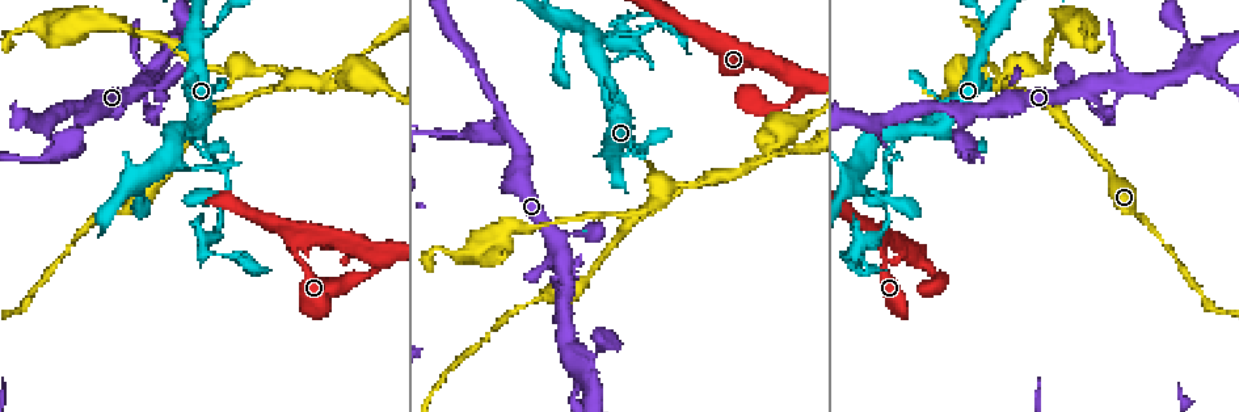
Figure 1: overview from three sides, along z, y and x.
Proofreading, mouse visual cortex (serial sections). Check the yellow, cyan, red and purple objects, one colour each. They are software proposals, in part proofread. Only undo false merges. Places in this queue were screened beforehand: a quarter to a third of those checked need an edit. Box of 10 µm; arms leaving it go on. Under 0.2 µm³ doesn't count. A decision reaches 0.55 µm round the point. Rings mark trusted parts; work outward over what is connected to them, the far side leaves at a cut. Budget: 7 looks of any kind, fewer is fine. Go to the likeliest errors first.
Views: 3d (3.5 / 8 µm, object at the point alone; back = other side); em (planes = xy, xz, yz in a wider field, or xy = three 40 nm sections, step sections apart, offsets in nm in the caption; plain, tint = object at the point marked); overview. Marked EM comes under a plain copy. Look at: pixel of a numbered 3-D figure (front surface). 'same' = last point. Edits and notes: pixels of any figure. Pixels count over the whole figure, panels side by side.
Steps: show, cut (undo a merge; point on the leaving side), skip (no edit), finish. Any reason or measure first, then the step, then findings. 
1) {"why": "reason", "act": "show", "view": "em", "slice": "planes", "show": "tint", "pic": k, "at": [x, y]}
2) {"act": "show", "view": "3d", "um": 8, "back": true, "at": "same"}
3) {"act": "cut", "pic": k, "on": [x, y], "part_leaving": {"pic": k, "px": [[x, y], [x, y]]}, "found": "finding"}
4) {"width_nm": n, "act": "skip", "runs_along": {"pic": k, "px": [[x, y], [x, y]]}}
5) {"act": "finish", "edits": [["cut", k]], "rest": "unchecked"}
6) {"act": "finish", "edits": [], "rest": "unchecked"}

{"why": "two arms in line, one across", "act": "show", "view": "3d", "um": 3.5, "pic": 1, "at": [284, 83]}

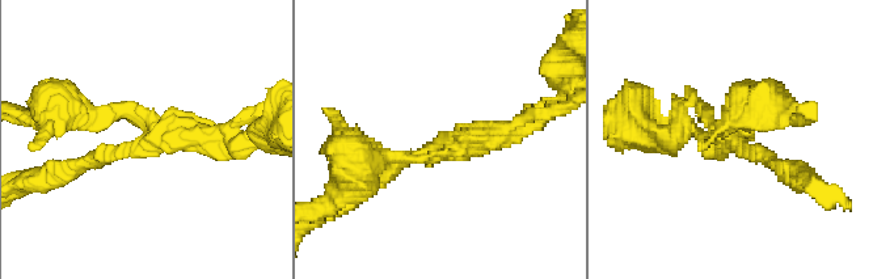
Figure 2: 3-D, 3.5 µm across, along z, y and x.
{"arms": 3, "arm_widths_nm": [150, 200, 300], "act": "show", "view": "em", "slice": "xy", "step": 5, "show": "tint", "pic": 2, "at": [737, 139]}

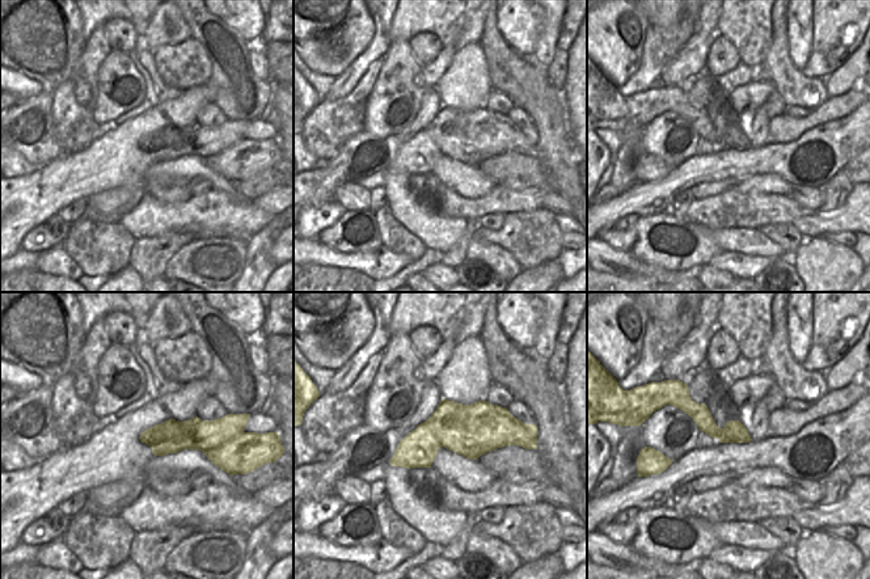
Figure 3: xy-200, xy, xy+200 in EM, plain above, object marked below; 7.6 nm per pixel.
{"width_nm": 400, "act": "cut", "pic": 2, "on": [561, 47], "part_leaving": {"pic": 2, "px": [[151, 131], [126, 111], [54, 111]]}, "found": "two cells meet here"}

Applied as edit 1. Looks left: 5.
{"why": "a fork", "act": "show", "view": "3d", "um": 3.5, "back": true, "pic": 1, "at": [713, 51]}

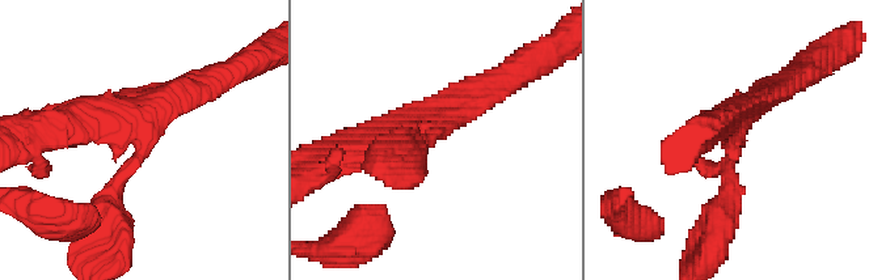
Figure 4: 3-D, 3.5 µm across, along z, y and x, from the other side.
{"act": "show", "view": "em", "slice": "xy", "step": 1, "show": "tint", "pic": 4, "at": [432, 133]}

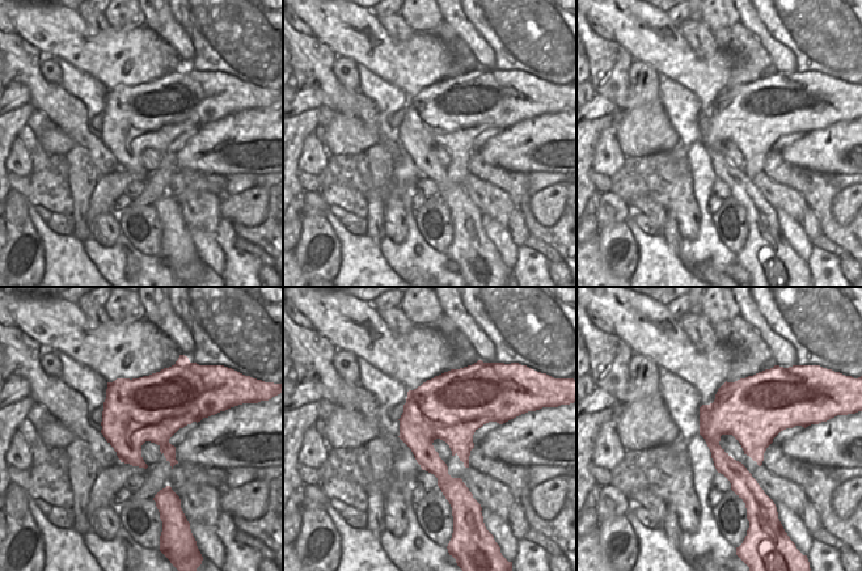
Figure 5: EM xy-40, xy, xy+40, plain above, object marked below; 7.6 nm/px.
{"act": "skip", "runs_along": {"pic": 4, "px": [[108, 211], [143, 141], [63, 122]]}, "found": "one cell here"}

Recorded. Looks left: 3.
{"why": "thin neck", "act": "show", "view": "3d", "um": 3.5, "back": true, "pic": 1, "at": [964, 114]}

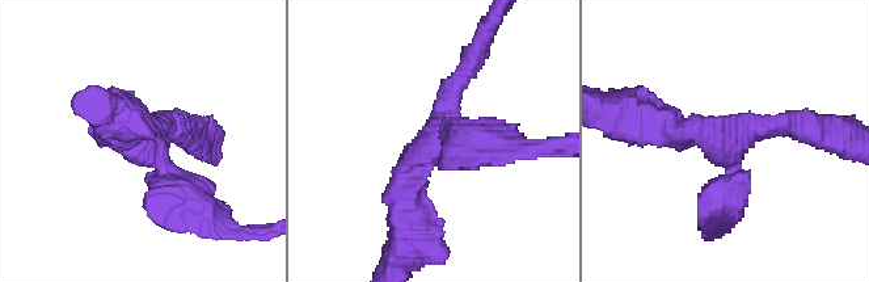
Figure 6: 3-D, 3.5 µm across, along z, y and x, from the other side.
{"arms": 3, "arm_widths_nm": [250, 350, 400], "act": "show", "view": "em", "slice": "planes", "show": "tint", "pic": 6, "at": [144, 142]}

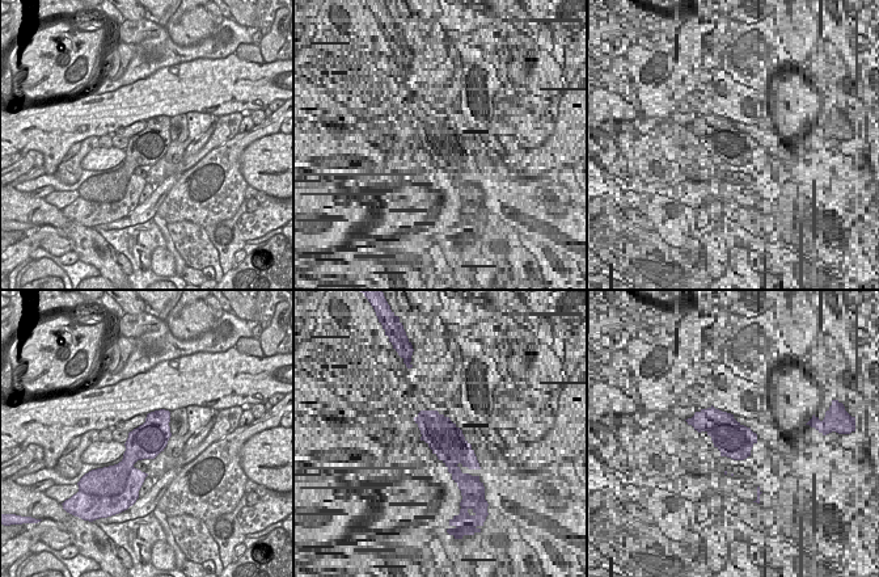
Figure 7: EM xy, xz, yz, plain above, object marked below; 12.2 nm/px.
{"act": "cut", "pic": 6, "on": [169, 202], "found": "a second cell is stuck on"}

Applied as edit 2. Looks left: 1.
{"act": "finish", "edits": [["cut", 2], ["cut", 6]], "rest": "unchecked"}

